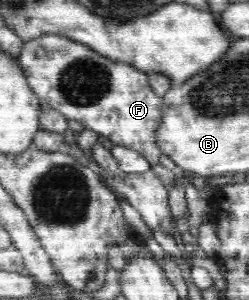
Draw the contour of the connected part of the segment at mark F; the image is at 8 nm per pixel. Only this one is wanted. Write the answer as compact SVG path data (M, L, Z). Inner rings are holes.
M43 34L27 41L18 61L41 106L81 122L89 130L106 136L114 145L136 150L152 166L159 164L162 154L155 132L161 126L163 99L151 89L148 73L133 65L112 61L86 44L59 34Z

